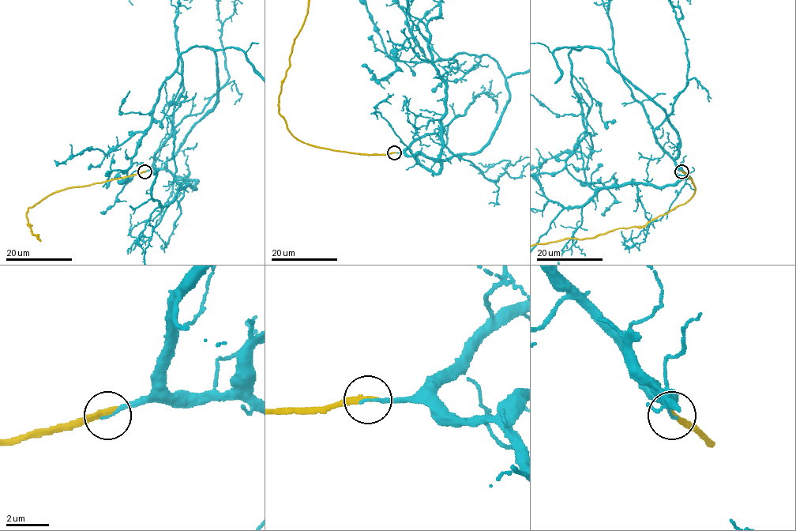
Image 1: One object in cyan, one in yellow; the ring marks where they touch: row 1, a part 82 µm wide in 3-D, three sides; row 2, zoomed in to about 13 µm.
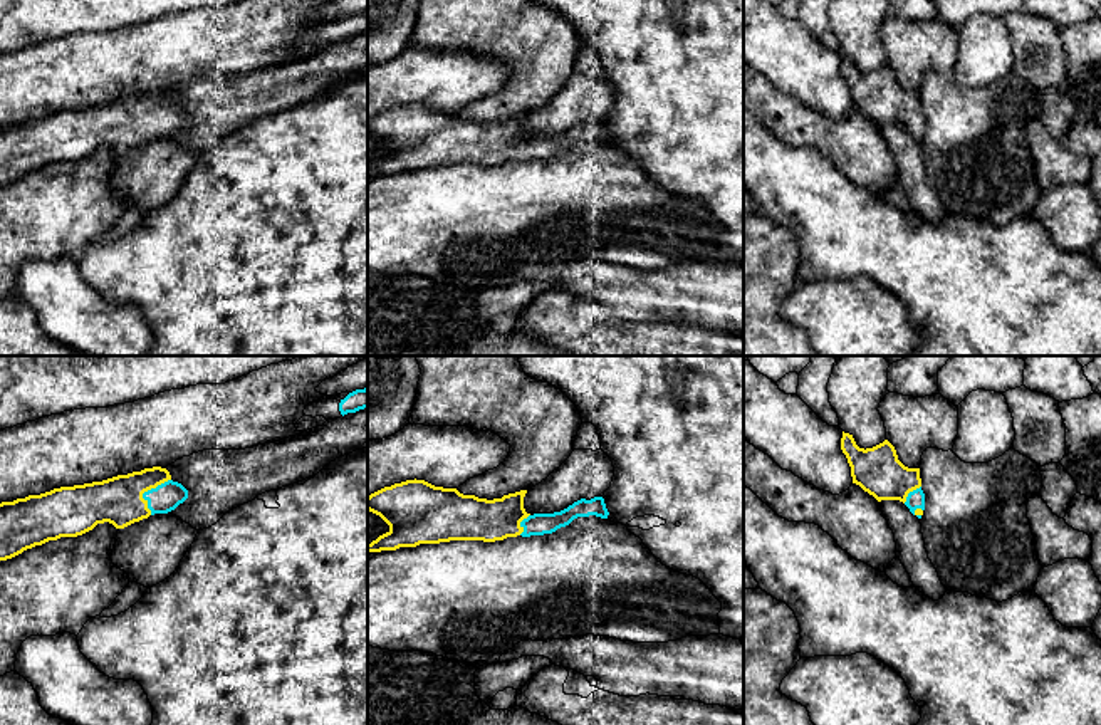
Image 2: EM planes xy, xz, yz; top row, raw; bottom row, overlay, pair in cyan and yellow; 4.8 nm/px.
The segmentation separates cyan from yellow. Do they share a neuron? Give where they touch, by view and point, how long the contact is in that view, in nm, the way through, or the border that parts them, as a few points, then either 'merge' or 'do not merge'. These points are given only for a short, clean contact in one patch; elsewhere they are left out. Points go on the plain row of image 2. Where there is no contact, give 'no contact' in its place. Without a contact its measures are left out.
contact xy (148, 114); length 200 nm; merge

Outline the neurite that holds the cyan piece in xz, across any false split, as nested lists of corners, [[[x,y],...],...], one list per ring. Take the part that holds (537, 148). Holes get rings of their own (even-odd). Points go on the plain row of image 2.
[[[416,102],[384,111],[368,121],[368,134],[379,139],[389,154],[368,168],[368,176],[450,164],[495,166],[544,159],[577,141],[609,139],[603,121],[581,123],[561,136],[530,139],[524,133],[525,117],[520,114],[487,124]]]

